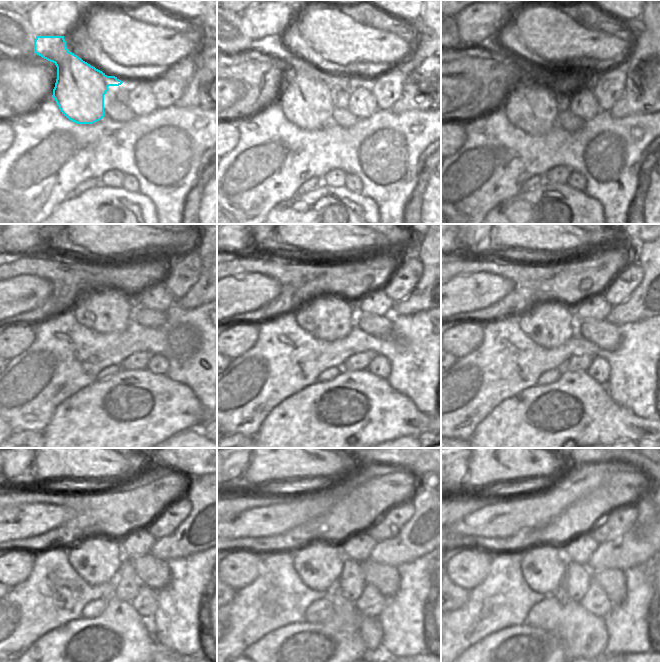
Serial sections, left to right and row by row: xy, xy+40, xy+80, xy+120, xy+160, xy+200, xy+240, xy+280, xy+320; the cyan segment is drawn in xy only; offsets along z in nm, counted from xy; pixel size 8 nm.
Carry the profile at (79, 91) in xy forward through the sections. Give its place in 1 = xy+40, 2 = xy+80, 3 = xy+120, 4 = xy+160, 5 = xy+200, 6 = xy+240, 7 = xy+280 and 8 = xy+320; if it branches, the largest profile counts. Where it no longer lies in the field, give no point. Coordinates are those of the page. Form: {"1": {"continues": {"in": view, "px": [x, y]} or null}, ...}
{"1": {"continues": {"in": "xy+40", "px": [307, 101]}}, "2": {"continues": {"in": "xy+80", "px": [532, 106]}}, "3": {"continues": {"in": "xy+120", "px": [89, 328]}}, "4": {"continues": {"in": "xy+160", "px": [320, 326]}}, "5": {"continues": {"in": "xy+200", "px": [547, 328]}}, "6": {"continues": {"in": "xy+240", "px": [96, 561]}}, "7": {"continues": {"in": "xy+280", "px": [319, 565]}}, "8": {"continues": {"in": "xy+320", "px": [543, 567]}}}

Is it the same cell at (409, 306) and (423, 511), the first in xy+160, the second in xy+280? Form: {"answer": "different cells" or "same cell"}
{"answer": "different cells"}

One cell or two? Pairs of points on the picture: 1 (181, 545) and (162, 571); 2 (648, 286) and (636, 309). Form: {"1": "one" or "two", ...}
{"1": "two", "2": "two"}

